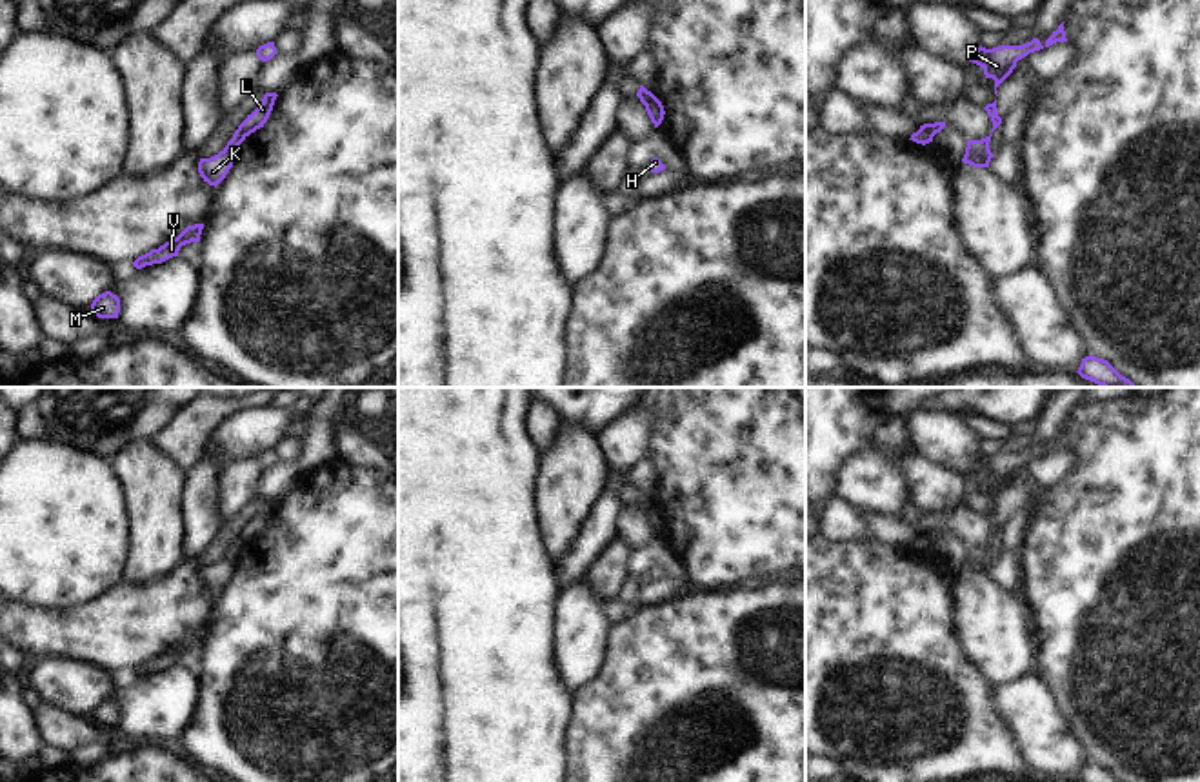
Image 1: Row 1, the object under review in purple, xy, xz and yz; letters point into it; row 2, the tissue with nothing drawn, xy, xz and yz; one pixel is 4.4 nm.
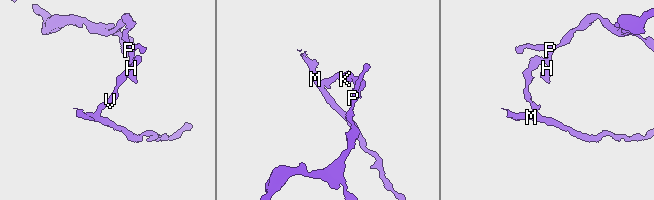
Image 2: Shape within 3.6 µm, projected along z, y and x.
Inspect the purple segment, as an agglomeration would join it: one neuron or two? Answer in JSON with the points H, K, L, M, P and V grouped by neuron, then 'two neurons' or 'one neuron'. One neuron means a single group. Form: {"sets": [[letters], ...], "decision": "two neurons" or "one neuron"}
{"sets": [["H", "L", "P"], ["K", "M", "V"]], "decision": "two neurons"}

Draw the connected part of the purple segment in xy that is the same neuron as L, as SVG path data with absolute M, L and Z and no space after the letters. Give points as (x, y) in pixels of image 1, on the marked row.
M265 93L262 104L251 115L247 115L247 118L238 125L238 131L244 136L249 136L256 129L264 127L273 111L276 96L276 93Z

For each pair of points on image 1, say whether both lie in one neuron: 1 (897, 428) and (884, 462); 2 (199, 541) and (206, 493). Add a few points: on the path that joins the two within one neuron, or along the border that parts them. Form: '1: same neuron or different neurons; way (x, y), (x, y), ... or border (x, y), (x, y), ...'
1: same neuron; way (893, 437), (884, 453)
2: same neuron; way (199, 530), (200, 504)

